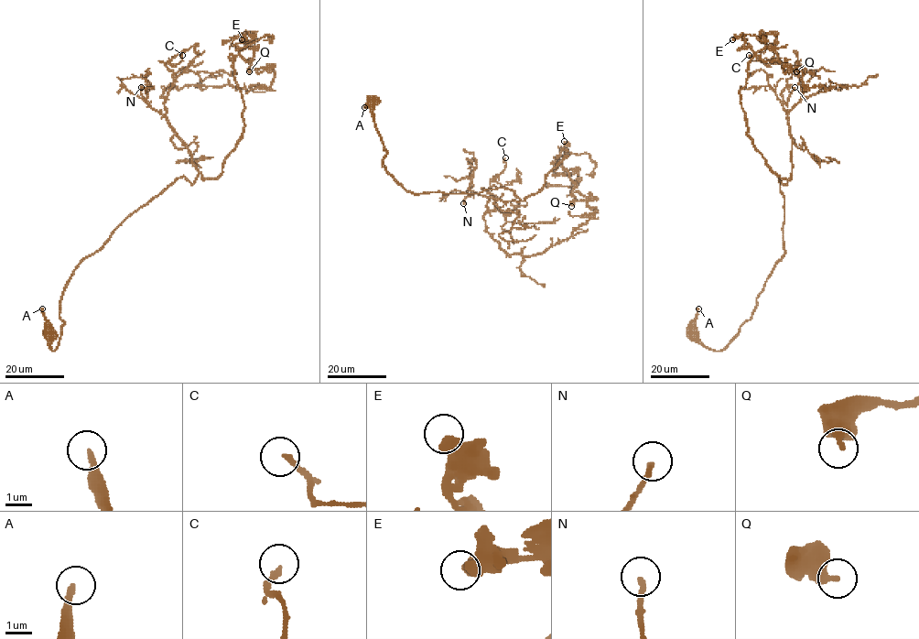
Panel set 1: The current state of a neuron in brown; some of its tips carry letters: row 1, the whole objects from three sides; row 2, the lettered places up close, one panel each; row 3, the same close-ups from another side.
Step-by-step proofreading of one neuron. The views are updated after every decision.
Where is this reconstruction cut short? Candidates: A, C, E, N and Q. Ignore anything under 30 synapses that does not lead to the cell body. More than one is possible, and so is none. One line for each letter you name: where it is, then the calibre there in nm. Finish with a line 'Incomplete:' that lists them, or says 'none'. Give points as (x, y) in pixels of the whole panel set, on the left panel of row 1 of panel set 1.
Incomplete: none

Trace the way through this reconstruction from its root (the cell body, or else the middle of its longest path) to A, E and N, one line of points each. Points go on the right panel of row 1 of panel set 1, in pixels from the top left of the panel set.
A: (691, 333), (691, 321), (698, 308)
E: (691, 333), (721, 351), (784, 253), (792, 173), (747, 135), (756, 54), (732, 39)
N: (691, 333), (721, 351), (751, 318), (783, 255), (779, 177), (786, 184), (792, 163), (783, 105), (794, 87)

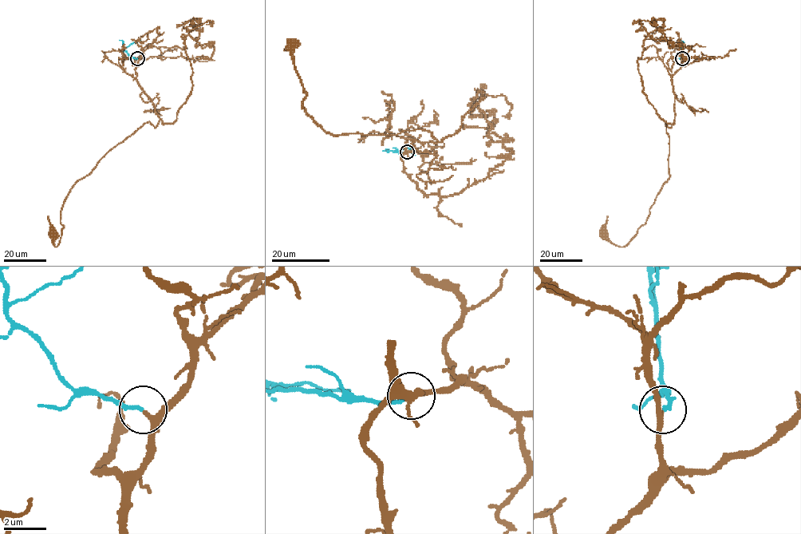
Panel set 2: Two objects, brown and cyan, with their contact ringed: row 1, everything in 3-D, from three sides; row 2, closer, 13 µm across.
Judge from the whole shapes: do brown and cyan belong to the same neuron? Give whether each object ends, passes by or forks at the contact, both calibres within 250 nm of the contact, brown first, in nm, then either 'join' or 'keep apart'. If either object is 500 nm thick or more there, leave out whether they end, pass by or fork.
brown passes by; cyan ends there; 200 nm thick on the brown side, 160 nm on the other; join

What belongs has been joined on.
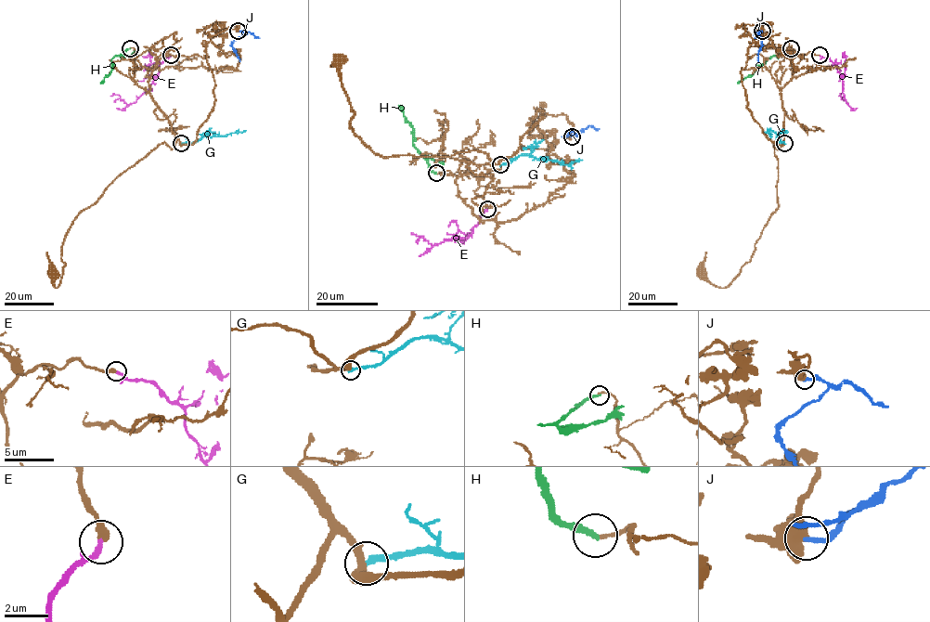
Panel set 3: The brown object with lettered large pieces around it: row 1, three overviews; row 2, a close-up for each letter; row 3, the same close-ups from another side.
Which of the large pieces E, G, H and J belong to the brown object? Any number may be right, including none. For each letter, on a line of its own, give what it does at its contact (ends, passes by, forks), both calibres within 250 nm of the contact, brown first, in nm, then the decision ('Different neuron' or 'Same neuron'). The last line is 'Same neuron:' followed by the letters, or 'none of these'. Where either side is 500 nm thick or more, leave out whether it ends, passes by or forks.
E: It ends there. Thickness 360 nm (brown) against 240 nm. Same neuron
G: It ends there. Thickness 360 nm (brown) against 280 nm. Different neuron
H: It ends there. Thickness 160 nm (brown) against 240 nm. Different neuron
J: It ends there. Thickness 360 nm (brown) against 200 nm. Different neuron
Same neuron: E

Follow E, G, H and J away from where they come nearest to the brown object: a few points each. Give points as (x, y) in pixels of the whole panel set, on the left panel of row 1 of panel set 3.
E: (170, 55), (159, 64), (159, 71), (149, 88), (135, 102), (128, 105), (117, 94), (109, 96)
G: (181, 143), (195, 142), (203, 136), (245, 130)
H: (130, 48), (111, 59), (112, 70), (101, 83)
J: (238, 32), (243, 33), (232, 43), (232, 47), (239, 60)

